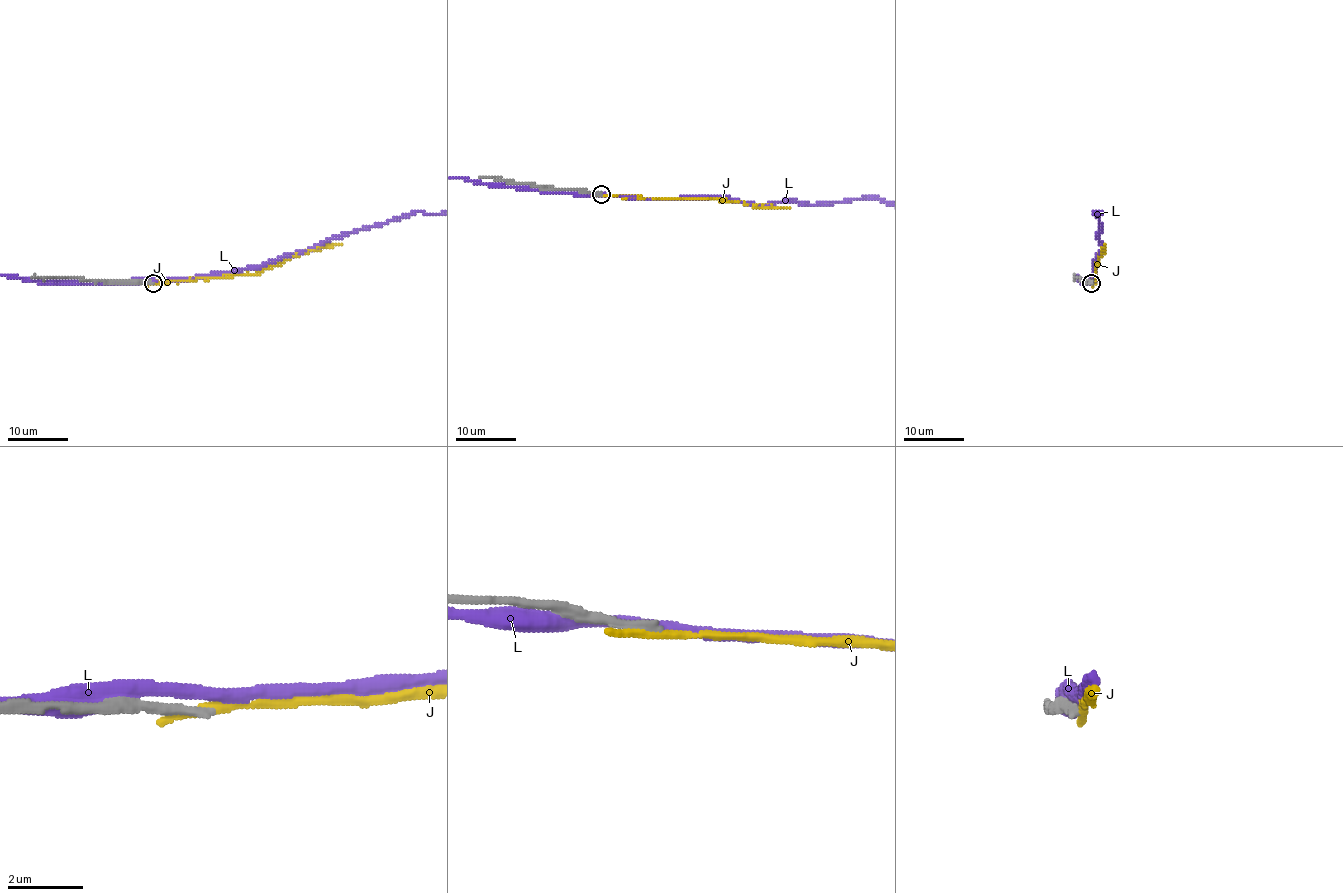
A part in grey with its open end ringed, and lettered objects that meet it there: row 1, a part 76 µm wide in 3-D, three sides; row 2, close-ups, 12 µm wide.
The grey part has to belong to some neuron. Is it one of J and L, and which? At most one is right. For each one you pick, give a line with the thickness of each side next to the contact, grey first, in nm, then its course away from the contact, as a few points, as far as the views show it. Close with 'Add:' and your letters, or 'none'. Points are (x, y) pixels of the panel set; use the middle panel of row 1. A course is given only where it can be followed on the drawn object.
Add: none

